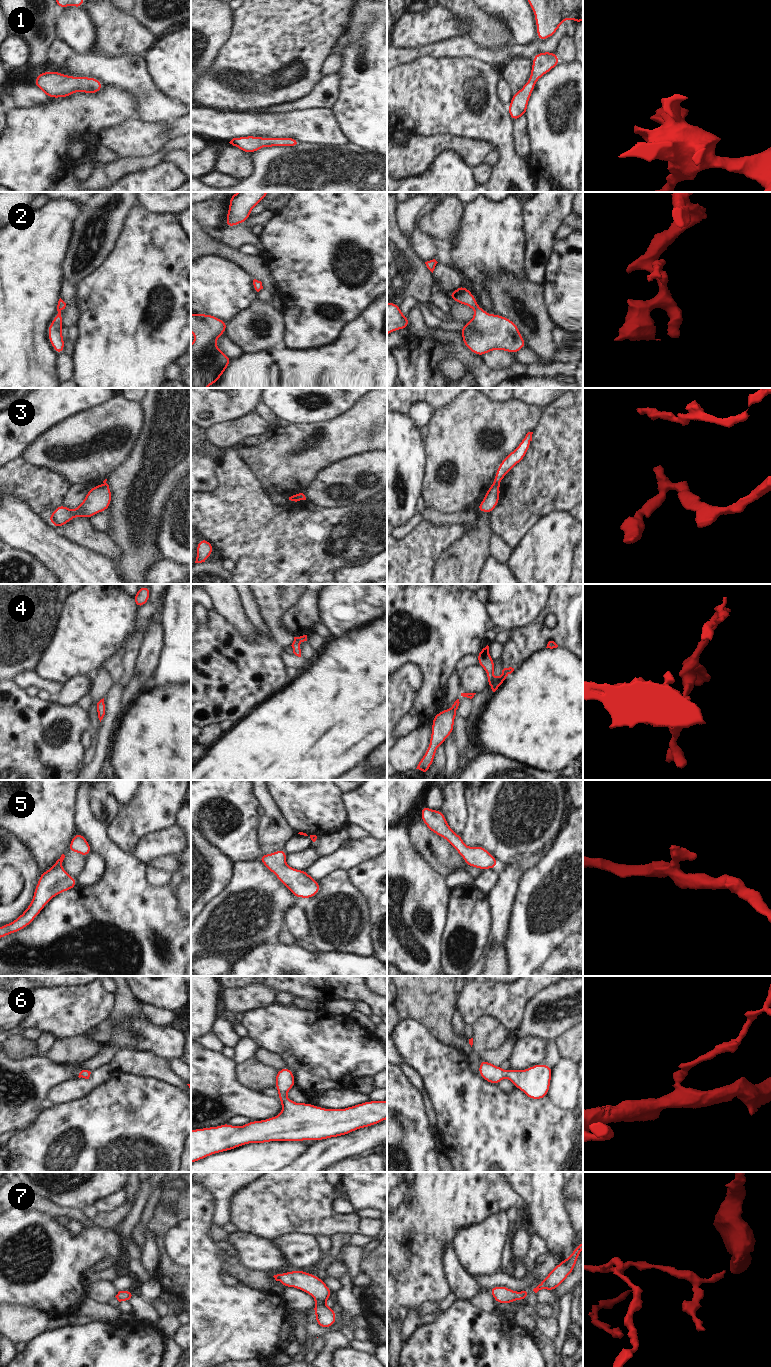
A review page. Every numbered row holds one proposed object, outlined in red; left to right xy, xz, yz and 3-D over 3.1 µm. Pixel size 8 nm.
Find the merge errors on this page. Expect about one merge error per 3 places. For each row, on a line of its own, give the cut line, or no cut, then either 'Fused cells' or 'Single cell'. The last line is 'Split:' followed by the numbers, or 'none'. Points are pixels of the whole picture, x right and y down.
1: No split. Single cell
2: No split. Single cell
3: Split along yz (493, 482), (498, 484). Fused cells
4: No split. Single cell
5: No split. Single cell
6: No split. Single cell
7: No split. Single cell
Split: 3

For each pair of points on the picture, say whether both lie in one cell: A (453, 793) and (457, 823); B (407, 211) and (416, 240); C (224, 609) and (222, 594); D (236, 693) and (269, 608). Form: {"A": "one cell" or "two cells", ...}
{"A": "one cell", "B": "two cells", "C": "one cell", "D": "one cell"}

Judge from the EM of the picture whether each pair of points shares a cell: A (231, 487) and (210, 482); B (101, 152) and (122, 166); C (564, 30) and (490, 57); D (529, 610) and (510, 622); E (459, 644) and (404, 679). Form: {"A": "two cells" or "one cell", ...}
{"A": "two cells", "B": "two cells", "C": "one cell", "D": "one cell", "E": "two cells"}

